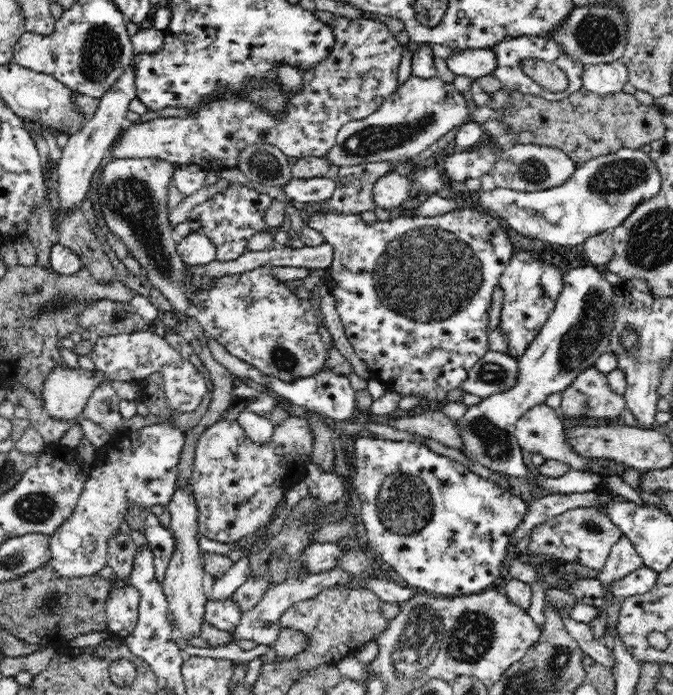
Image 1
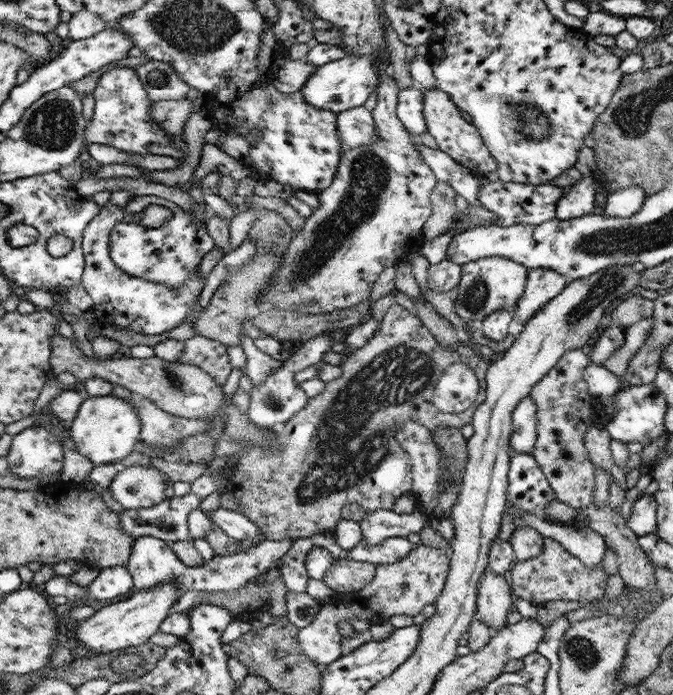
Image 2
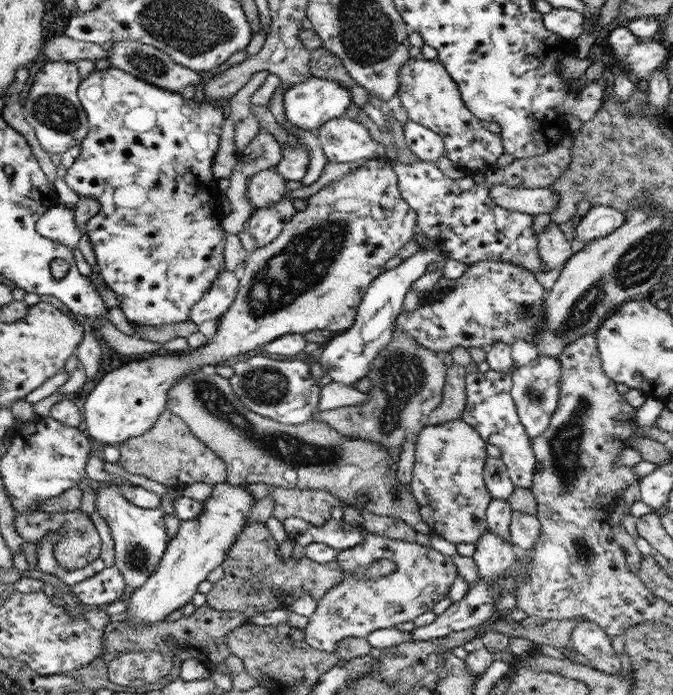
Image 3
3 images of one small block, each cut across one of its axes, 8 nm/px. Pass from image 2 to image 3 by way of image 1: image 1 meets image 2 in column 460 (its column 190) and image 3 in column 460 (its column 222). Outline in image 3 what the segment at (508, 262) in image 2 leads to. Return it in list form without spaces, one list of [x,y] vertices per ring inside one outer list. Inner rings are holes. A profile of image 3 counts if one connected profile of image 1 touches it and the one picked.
[[[478,261],[469,265],[464,274],[454,282],[454,288],[448,291],[442,300],[422,301],[415,310],[409,313],[402,310],[397,316],[395,324],[409,334],[420,347],[424,347],[424,350],[441,355],[451,354],[458,346],[468,350],[474,347],[486,349],[494,345],[494,342],[504,342],[510,346],[517,340],[532,343],[537,332],[543,328],[546,291],[534,277],[534,273],[508,262]]]

